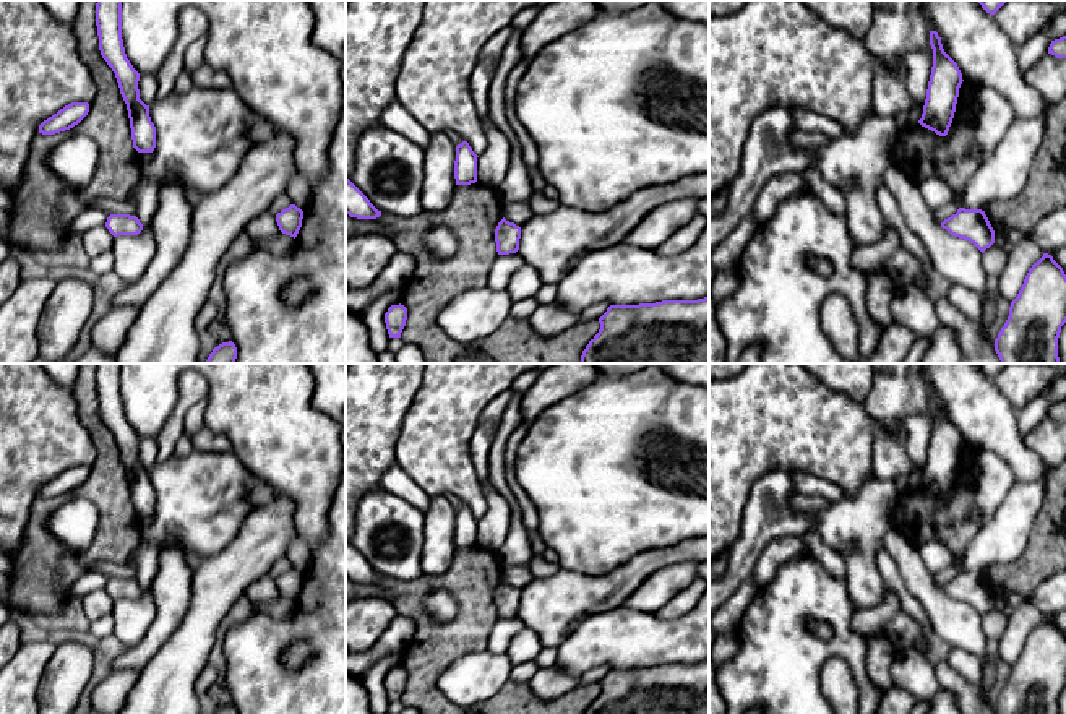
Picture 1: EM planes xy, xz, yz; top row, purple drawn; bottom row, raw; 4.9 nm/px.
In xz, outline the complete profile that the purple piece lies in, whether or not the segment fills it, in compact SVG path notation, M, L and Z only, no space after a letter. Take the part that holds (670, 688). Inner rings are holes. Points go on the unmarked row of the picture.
M709 660L610 669L584 714L709 714Z

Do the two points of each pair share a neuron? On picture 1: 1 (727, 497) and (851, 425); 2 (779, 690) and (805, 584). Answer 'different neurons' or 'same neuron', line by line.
1: same neuron
2: same neuron

